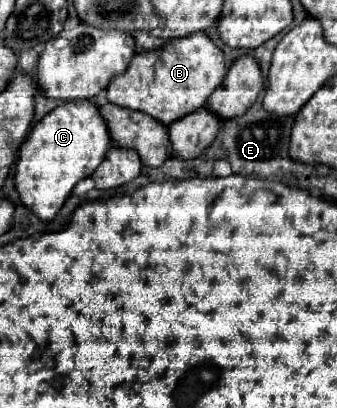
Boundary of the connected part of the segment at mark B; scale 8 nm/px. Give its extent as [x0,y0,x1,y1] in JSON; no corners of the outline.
[106,31,226,125]

